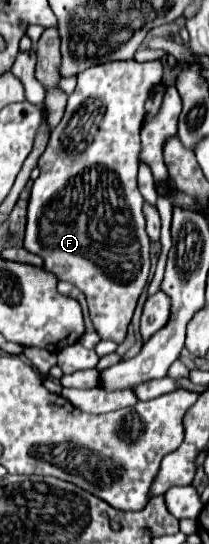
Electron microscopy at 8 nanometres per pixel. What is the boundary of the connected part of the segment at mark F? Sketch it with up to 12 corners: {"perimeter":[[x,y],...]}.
{"perimeter":[[161,60],[77,76],[23,246],[121,344],[149,276],[137,166]]}

